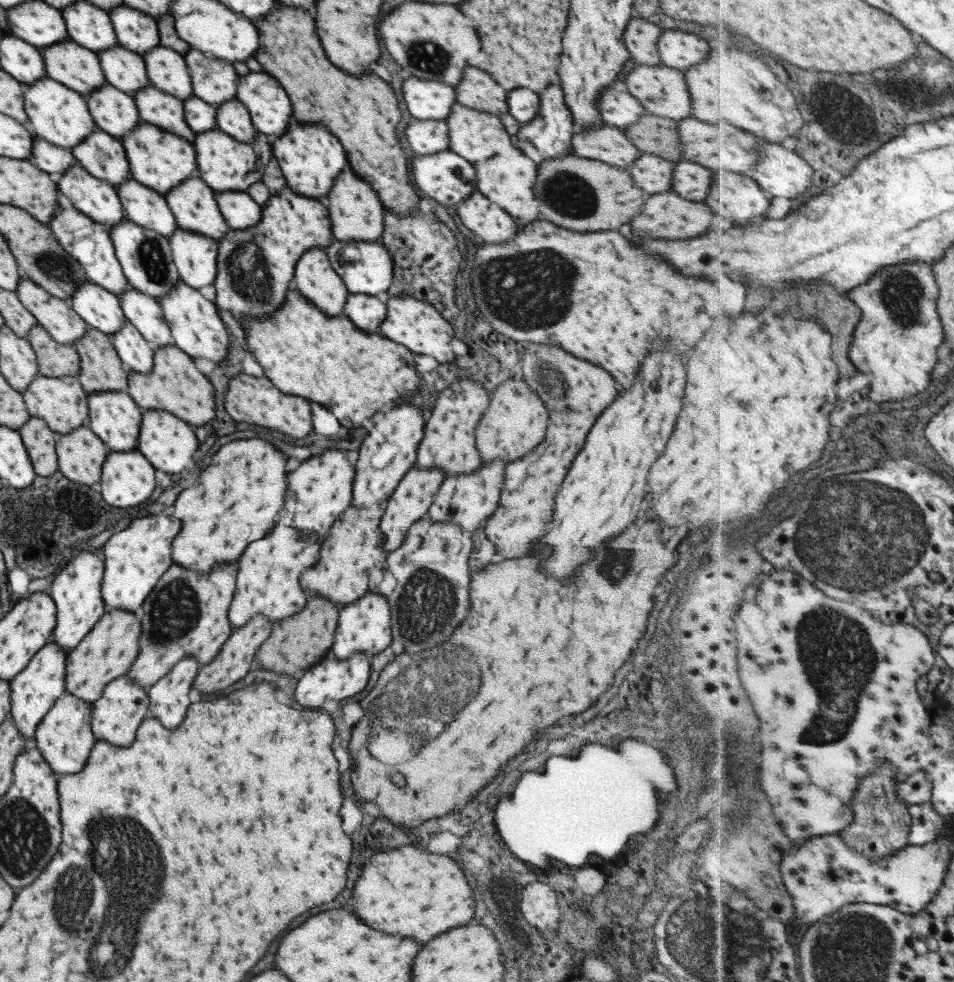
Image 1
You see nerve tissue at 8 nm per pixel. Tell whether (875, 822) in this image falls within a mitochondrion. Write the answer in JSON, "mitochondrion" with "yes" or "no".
{"mitochondrion":"yes"}

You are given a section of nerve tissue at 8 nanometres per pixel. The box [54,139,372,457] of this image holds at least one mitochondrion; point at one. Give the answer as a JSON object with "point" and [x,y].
{"point":[250,275]}

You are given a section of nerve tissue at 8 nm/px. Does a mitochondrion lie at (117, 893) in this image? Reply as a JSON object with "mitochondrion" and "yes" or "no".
{"mitochondrion":"yes"}

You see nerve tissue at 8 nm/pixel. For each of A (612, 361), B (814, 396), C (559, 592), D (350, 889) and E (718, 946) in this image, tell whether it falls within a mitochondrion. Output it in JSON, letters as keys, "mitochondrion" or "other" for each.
{"A":"other","B":"other","C":"other","D":"other","E":"mitochondrion"}

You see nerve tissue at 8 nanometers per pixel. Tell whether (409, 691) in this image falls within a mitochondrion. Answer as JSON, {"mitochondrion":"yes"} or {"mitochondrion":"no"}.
{"mitochondrion":"yes"}

